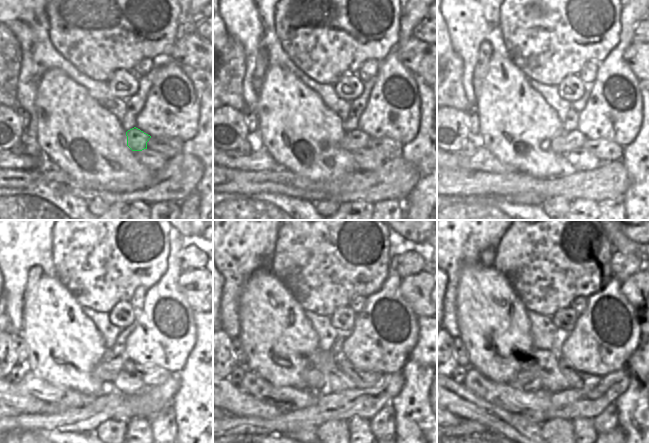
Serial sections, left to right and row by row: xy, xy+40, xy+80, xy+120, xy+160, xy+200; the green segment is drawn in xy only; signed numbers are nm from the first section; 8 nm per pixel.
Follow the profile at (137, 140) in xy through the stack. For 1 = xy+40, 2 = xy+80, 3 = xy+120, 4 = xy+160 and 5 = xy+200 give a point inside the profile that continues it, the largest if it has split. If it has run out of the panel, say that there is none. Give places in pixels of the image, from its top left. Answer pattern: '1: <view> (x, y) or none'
1: xy+40 (356, 139)
2: xy+80 (566, 141)
3: xy+120 (106, 371)
4: xy+160 (314, 380)
5: xy+200 (524, 380)

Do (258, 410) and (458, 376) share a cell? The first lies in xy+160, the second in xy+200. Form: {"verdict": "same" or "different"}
{"verdict": "different"}

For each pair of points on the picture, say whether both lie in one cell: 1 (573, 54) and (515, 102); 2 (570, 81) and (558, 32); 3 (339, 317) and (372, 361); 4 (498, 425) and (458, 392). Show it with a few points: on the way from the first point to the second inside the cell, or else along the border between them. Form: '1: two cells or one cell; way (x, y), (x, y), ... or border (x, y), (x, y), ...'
1: two cells; border (513, 61), (529, 78)
2: two cells; border (578, 74), (568, 74), (557, 85)
3: two cells; border (357, 313), (351, 329)
4: one cell; way (488, 415), (478, 410), (468, 400)

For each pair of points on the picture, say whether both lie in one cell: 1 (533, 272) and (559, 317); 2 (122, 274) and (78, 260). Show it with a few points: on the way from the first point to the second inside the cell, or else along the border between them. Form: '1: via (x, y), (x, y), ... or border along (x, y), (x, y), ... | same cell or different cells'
1: border along (568, 306), (559, 309), (551, 317) | different cells
2: via (111, 265), (106, 260), (89, 260) | same cell

